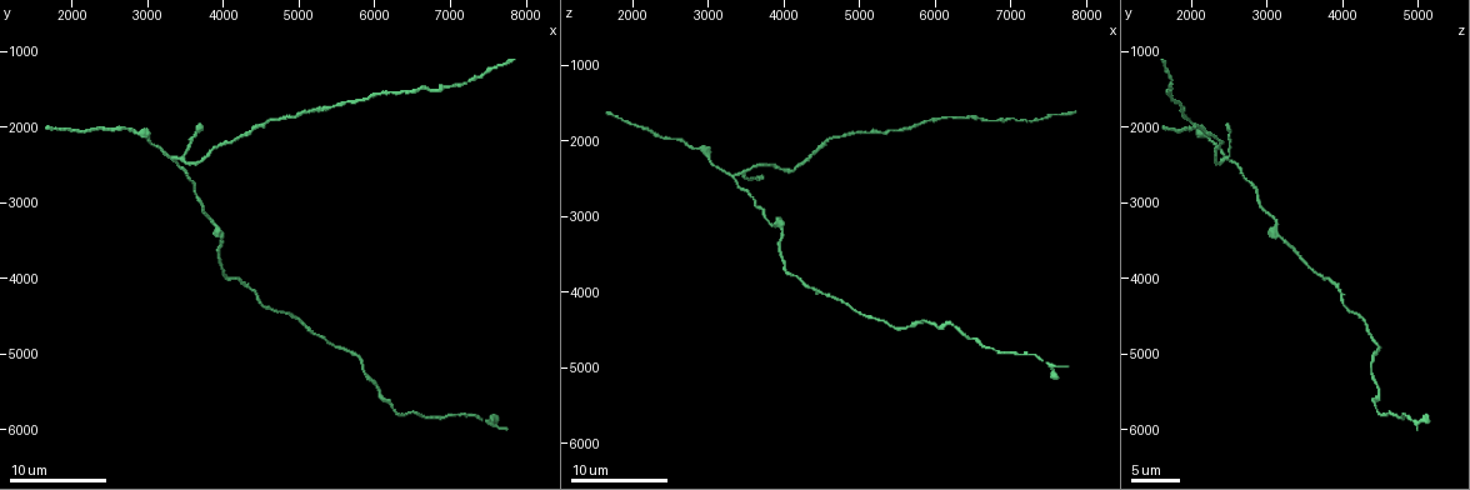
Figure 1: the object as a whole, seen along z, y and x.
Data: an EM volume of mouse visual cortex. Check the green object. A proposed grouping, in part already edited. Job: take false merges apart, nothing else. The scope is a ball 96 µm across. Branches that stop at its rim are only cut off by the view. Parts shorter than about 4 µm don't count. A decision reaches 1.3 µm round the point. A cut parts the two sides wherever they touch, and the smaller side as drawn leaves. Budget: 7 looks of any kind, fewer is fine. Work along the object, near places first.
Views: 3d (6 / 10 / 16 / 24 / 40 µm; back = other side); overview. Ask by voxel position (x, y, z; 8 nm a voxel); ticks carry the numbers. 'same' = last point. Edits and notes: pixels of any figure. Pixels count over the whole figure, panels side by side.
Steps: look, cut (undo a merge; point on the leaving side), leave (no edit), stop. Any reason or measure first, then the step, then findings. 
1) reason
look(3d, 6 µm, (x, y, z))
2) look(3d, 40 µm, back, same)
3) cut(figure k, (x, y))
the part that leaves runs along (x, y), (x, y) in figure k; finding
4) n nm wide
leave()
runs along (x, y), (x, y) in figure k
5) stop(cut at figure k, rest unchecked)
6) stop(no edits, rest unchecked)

arms part here
look(3d, 6 µm, (3350, 2400, 2450))

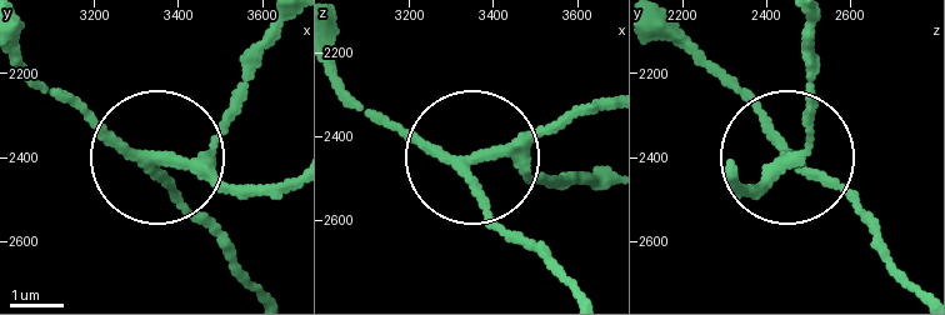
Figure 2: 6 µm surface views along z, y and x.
look(3d, 6 µm, back, (3335, 2410, 2460))

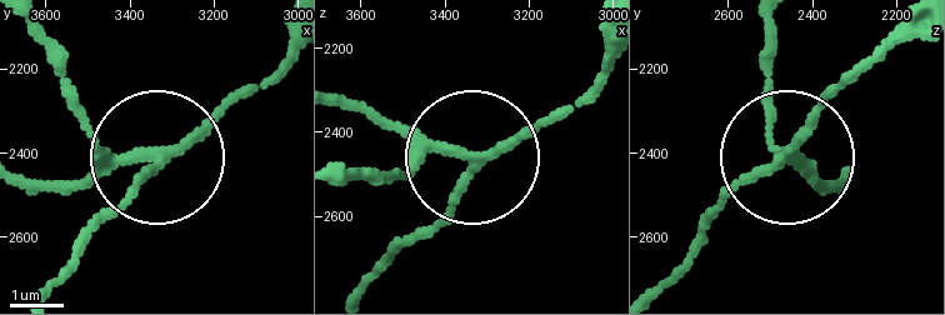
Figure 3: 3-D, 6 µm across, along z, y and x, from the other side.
3 arms
leave()
runs along (664, 285), (718, 205), (835, 89) in figure 3; continuous, no second neuron

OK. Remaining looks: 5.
thick turns thin
look(3d, 10 µm, (2800, 2100, 2150))

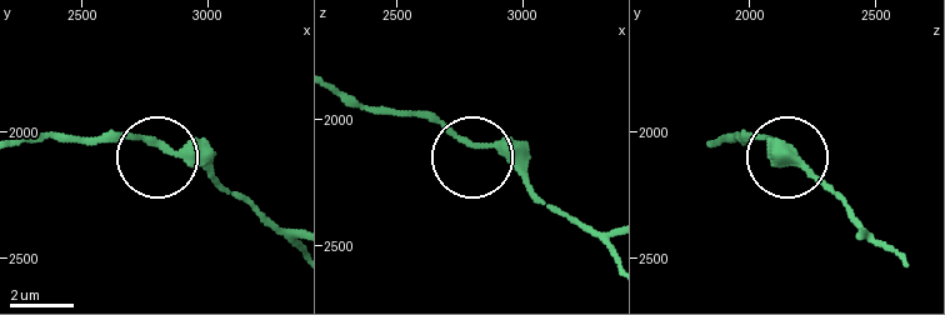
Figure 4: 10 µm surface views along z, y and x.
look(3d, 10 µm, back, (2820, 2050, 2110))

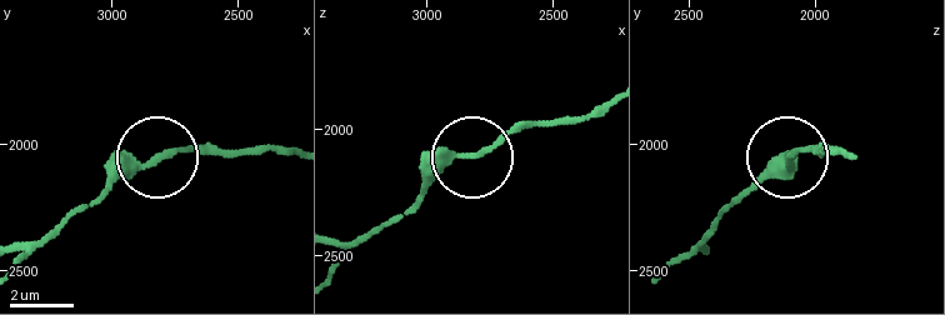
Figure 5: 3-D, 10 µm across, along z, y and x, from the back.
220 nm wide
leave()
runs along (23, 258), (149, 161), (181, 148), (235, 148) in figure 5; one neuron here

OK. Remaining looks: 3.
look(3d, 10 µm, (6050, 5450, 4450))

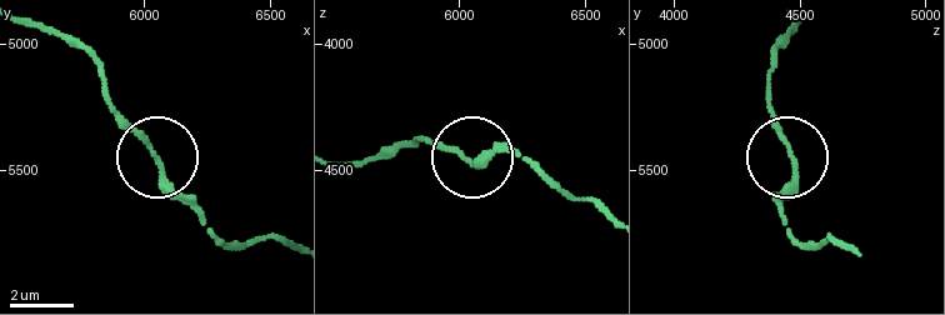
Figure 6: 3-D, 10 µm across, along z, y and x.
leave()
runs along (36, 21), (84, 49), (109, 105), (203, 215) in figure 6; one neuron here

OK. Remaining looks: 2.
stop(no edits, rest unchecked)

